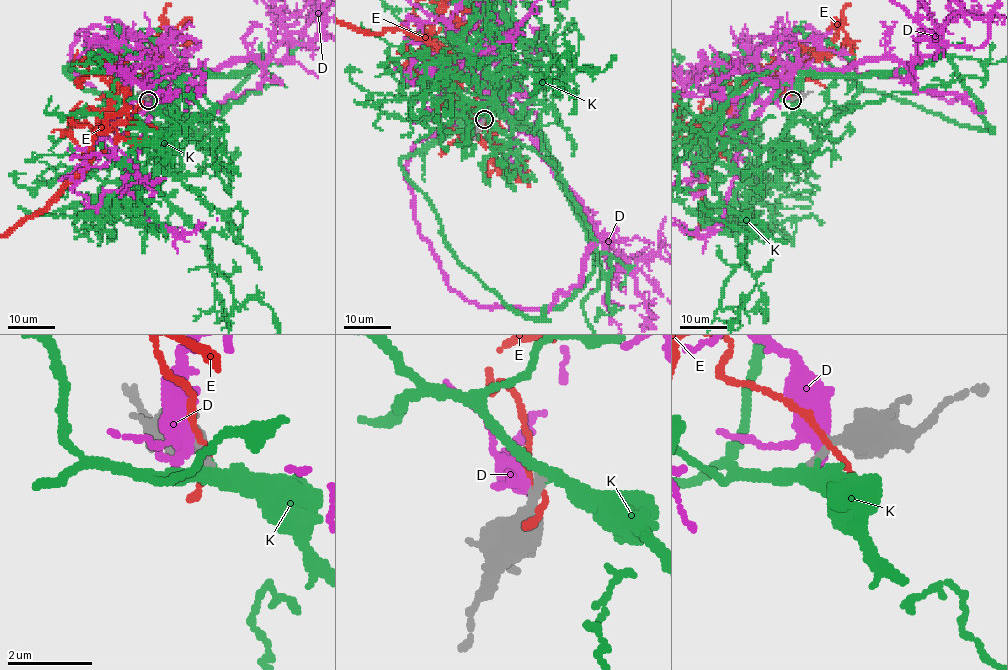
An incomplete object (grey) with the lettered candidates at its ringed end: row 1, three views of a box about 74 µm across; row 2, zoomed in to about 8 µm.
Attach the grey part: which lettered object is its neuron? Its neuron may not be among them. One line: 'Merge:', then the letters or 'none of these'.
Merge: K

